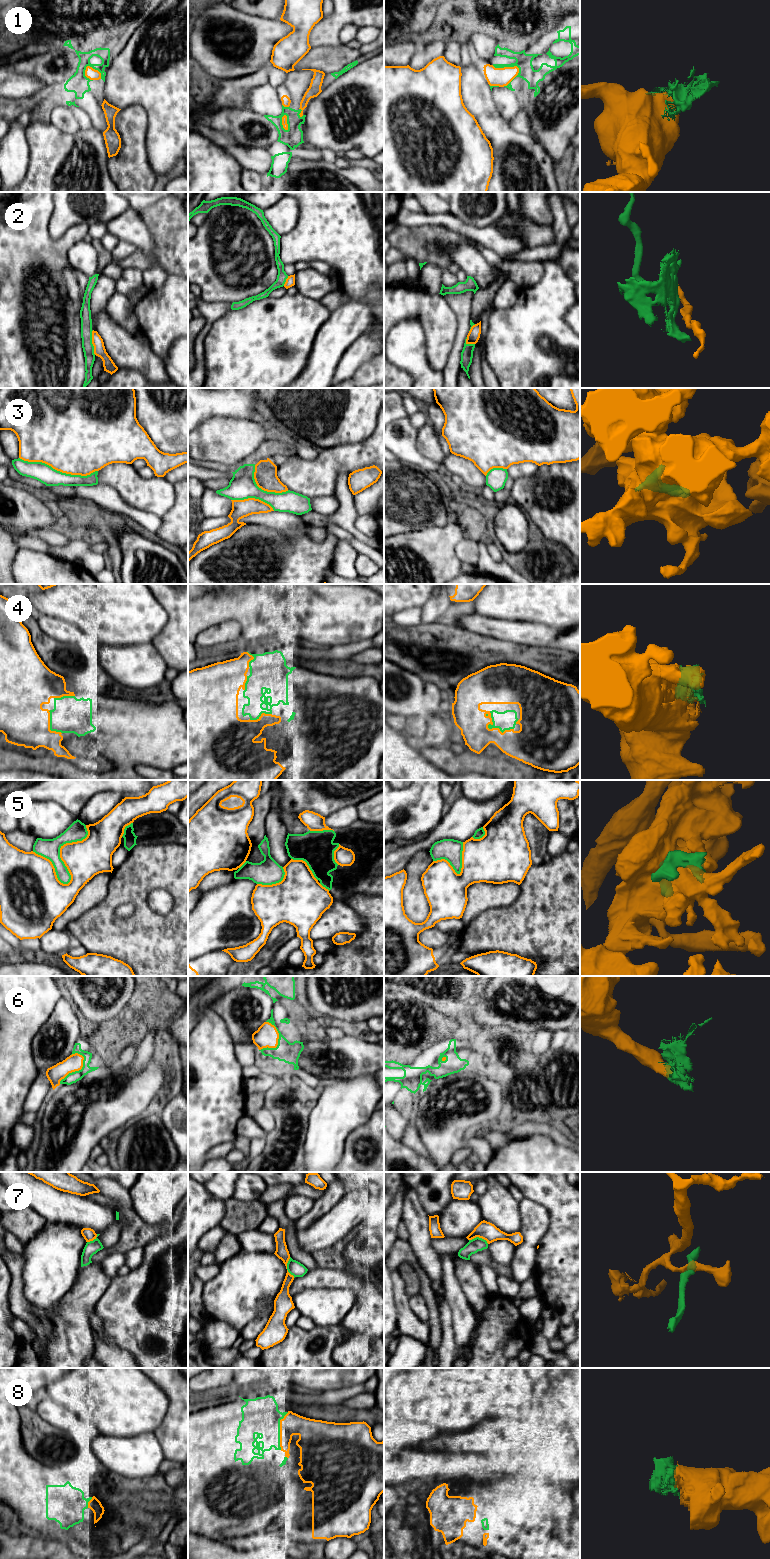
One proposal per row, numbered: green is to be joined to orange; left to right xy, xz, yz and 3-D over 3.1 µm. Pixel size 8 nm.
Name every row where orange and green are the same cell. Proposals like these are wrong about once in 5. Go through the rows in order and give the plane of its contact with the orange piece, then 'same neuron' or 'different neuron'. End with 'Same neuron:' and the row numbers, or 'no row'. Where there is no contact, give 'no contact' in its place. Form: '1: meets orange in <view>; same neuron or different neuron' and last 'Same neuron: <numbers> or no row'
1: meets orange in yz; different neuron
2: meets orange in xy; same neuron
3: meets orange in xy; different neuron
4: meets orange in yz; same neuron
5: meets orange in xy; different neuron
6: meets orange in xy; same neuron
7: meets orange in xz; different neuron
8: meets orange in xz; same neuron
Same neuron: 2, 4, 6, 8

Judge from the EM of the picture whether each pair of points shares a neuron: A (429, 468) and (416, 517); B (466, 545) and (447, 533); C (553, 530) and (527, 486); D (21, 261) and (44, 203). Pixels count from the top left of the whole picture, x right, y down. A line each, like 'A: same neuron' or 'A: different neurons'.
A: different neurons
B: different neurons
C: same neuron
D: same neuron

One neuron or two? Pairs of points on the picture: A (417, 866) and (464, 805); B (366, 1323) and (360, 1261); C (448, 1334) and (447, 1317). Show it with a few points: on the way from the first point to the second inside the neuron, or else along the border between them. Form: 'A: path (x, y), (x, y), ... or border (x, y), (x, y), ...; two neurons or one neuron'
A: border (428, 850), (418, 851), (407, 862); two neurons
B: border (353, 1267), (360, 1271); two neurons
C: path (447, 1330), (447, 1321); one neuron

